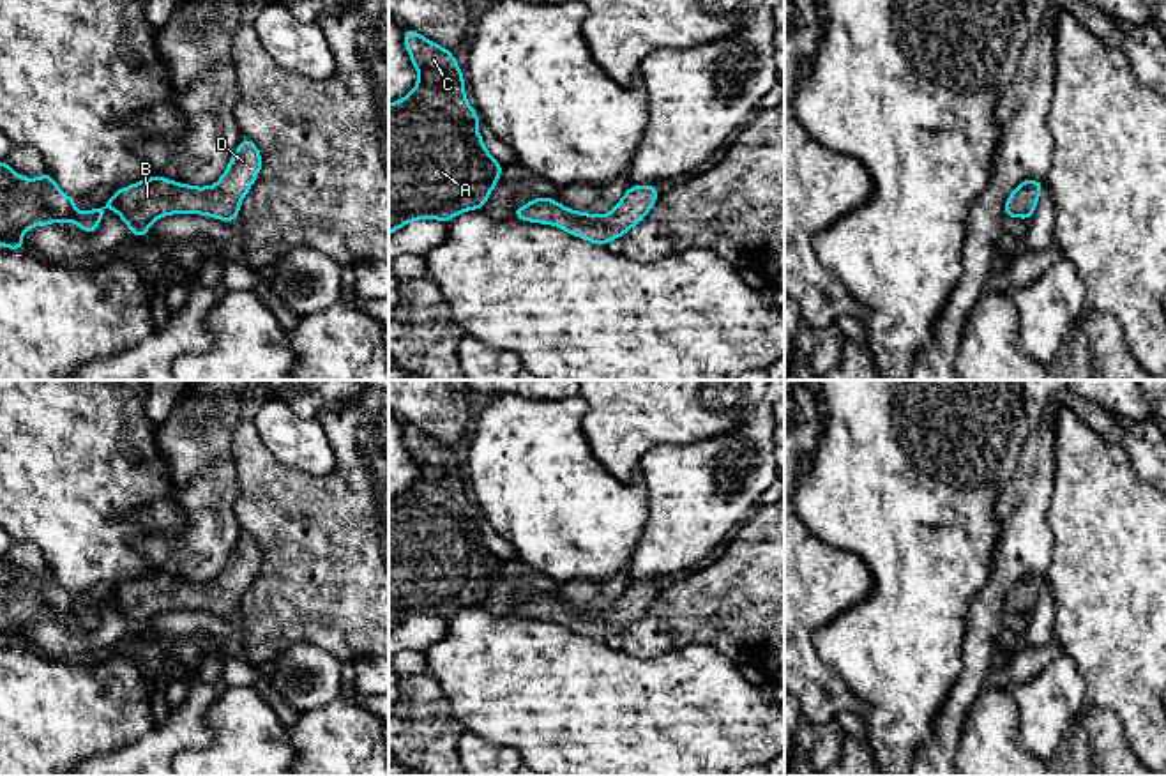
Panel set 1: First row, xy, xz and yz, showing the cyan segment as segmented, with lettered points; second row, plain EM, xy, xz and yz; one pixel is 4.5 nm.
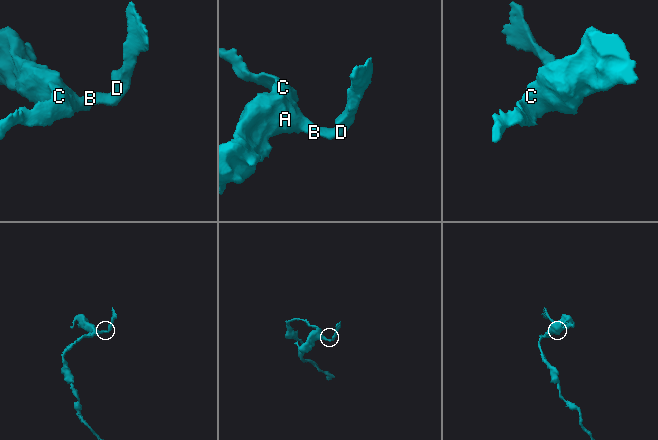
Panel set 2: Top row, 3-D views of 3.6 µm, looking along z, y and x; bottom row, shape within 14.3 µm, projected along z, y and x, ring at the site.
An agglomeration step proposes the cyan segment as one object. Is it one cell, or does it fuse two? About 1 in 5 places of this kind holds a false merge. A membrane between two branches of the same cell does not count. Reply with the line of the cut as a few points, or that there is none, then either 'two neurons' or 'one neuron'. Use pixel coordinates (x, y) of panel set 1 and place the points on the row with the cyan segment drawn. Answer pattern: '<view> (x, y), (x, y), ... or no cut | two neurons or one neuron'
no cut | one neuron

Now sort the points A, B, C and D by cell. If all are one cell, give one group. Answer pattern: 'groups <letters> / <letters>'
groups A B C D

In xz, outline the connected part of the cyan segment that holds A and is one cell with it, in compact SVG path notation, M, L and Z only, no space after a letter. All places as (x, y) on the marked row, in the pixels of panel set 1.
M408 27L403 42L419 78L408 95L389 104L389 237L412 221L449 223L461 212L486 209L505 170L482 141L481 115L468 104L452 49Z

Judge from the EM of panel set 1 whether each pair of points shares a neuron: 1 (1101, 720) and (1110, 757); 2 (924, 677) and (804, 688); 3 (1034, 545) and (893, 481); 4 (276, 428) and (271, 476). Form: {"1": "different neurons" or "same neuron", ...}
{"1": "same neuron", "2": "different neurons", "3": "different neurons", "4": "different neurons"}

